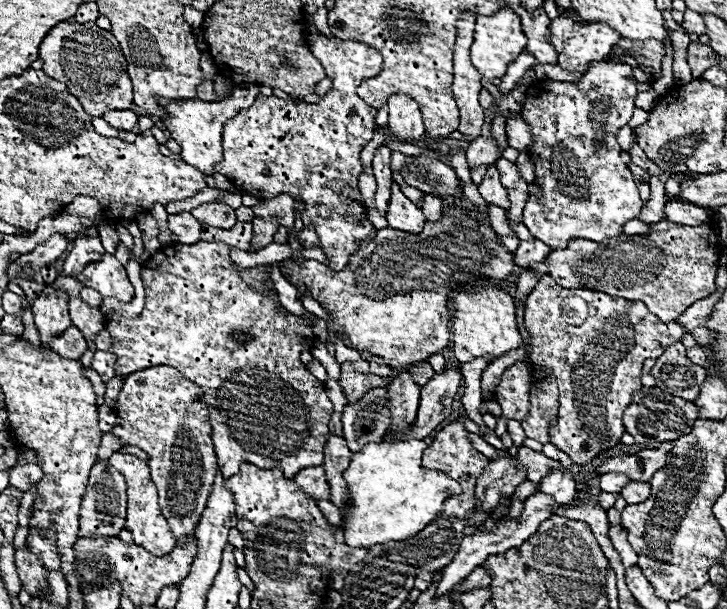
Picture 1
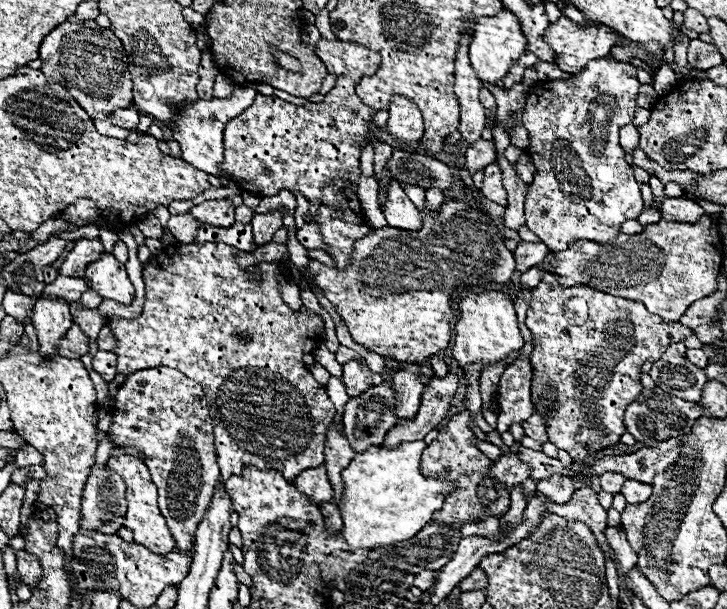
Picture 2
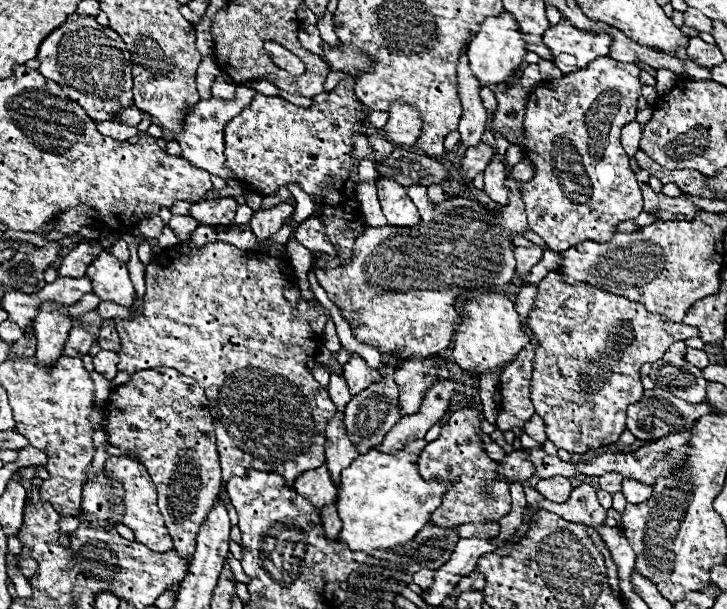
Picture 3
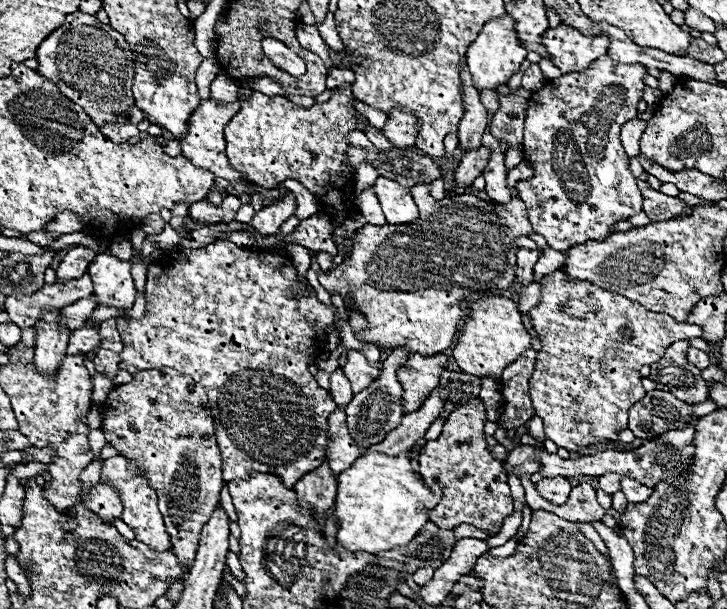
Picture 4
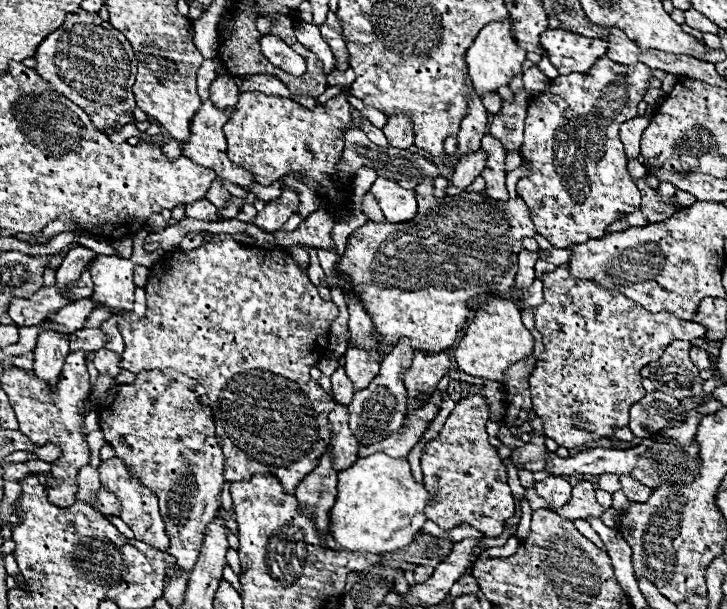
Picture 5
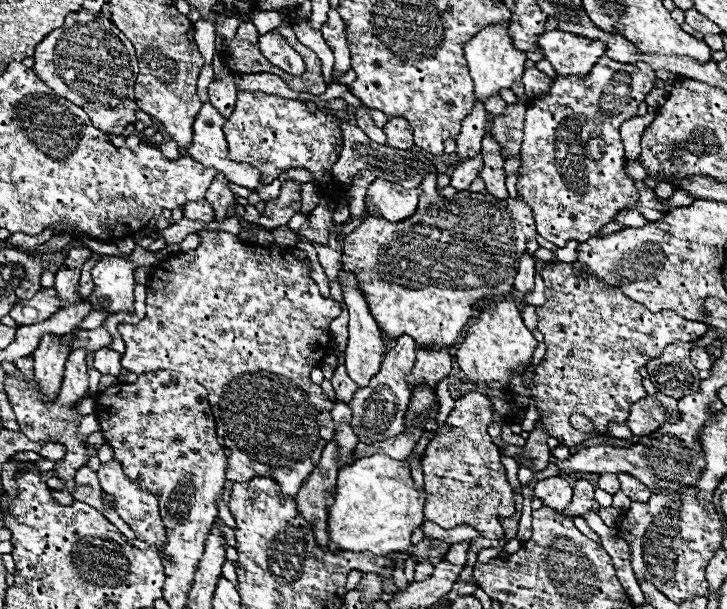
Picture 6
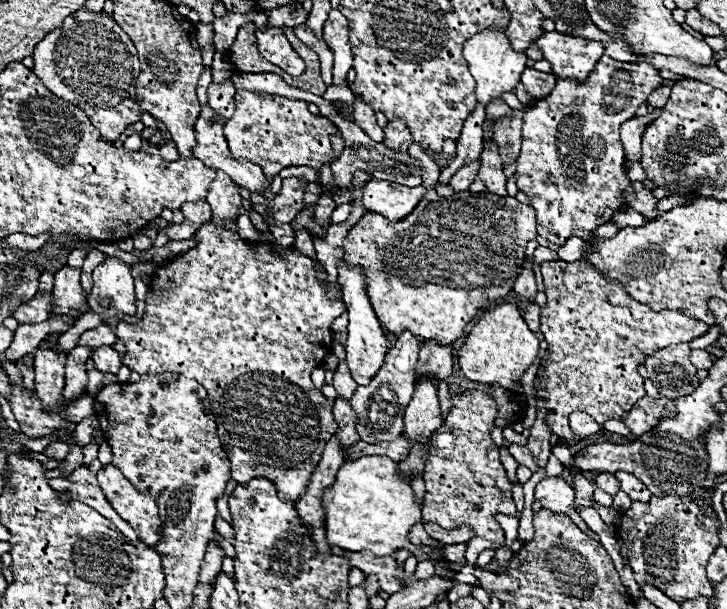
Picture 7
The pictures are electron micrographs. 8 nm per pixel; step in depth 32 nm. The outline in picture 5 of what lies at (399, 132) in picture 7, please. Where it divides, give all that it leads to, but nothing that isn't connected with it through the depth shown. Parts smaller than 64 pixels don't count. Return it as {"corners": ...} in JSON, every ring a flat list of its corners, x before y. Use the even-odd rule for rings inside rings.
{"corners":[[392,114,388,116,386,126,382,128,382,132,386,134,390,146,406,150,410,146,414,146,414,124,410,116,404,114]]}

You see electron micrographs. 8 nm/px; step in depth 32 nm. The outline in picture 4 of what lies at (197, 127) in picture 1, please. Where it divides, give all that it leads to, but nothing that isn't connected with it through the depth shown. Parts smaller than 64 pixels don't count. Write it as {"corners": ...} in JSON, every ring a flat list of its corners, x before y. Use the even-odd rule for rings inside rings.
{"corners":[[238,88,238,100,232,104,218,104,216,100,202,100,200,106,190,114,188,118,188,132,178,140,182,144,182,156,188,158,194,166,198,168,206,168,210,170,214,176,220,176,224,180,230,182,240,182,240,184,248,184,248,180,244,176,240,176,238,172,234,172,226,160,224,154,224,124,240,112,242,106,242,98,252,96,252,92,248,88]]}

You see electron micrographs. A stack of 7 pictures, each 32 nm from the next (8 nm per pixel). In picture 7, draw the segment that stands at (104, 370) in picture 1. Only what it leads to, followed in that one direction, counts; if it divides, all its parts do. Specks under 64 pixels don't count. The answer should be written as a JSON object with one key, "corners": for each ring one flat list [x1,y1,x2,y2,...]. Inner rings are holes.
{"corners":[[108,346,94,350,92,352,92,360,94,360,96,370,100,370,102,374,118,374,118,370,122,368,120,354,116,350,108,348]]}

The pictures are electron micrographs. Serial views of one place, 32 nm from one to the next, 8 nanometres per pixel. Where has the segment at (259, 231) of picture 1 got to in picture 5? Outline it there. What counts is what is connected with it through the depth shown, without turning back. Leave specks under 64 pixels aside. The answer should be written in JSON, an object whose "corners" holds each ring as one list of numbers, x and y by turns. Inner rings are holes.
{"corners":[[284,186,282,196,272,200,270,204,266,204,266,208,256,214,256,220,252,224,258,226,262,232,274,234,274,232,278,232,282,228,282,224,292,214,296,214,296,210,298,210,298,196,296,196,296,192,292,188]]}

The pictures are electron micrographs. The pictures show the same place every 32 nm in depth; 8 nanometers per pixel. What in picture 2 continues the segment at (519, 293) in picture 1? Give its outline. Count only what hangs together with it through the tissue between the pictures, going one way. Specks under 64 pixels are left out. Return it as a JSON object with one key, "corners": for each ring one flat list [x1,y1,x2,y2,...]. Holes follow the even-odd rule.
{"corners":[[530,268,530,272,526,272,526,274,520,276,520,288,522,290,534,288,542,280,542,276,544,276,544,272,540,268]]}

